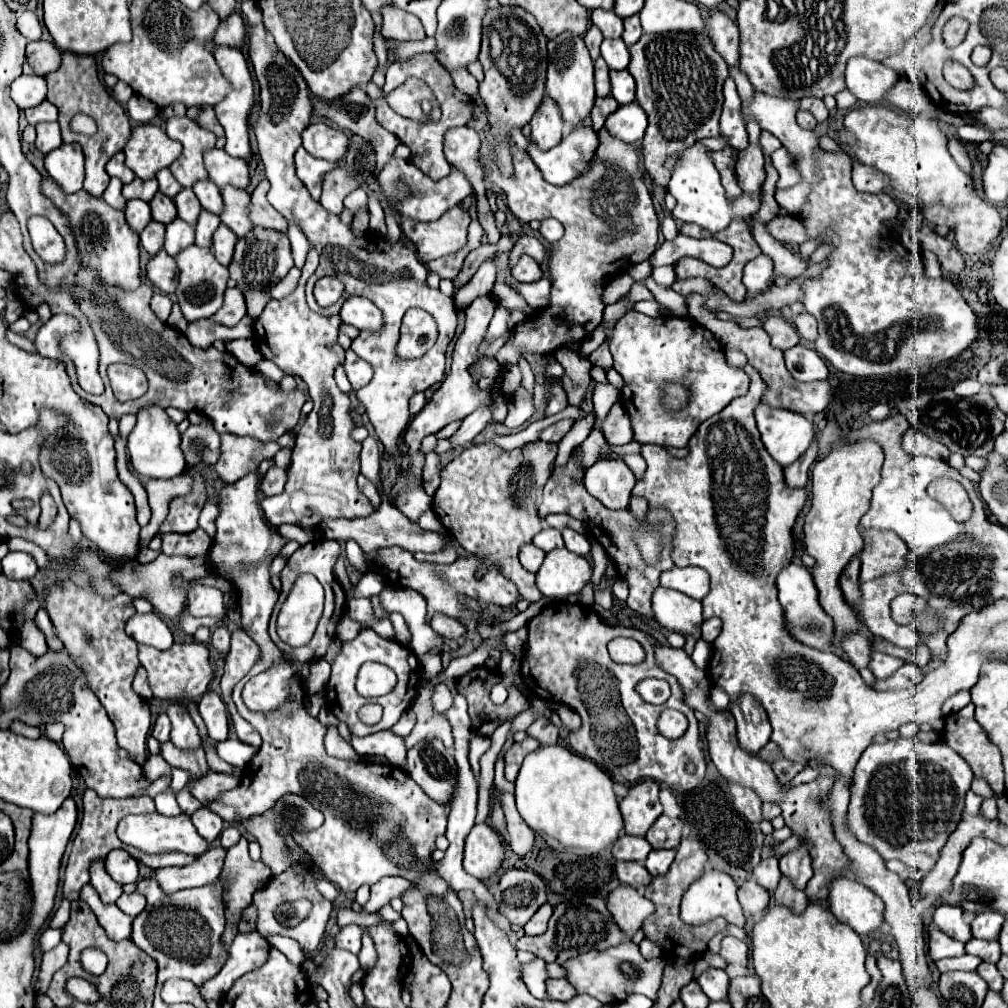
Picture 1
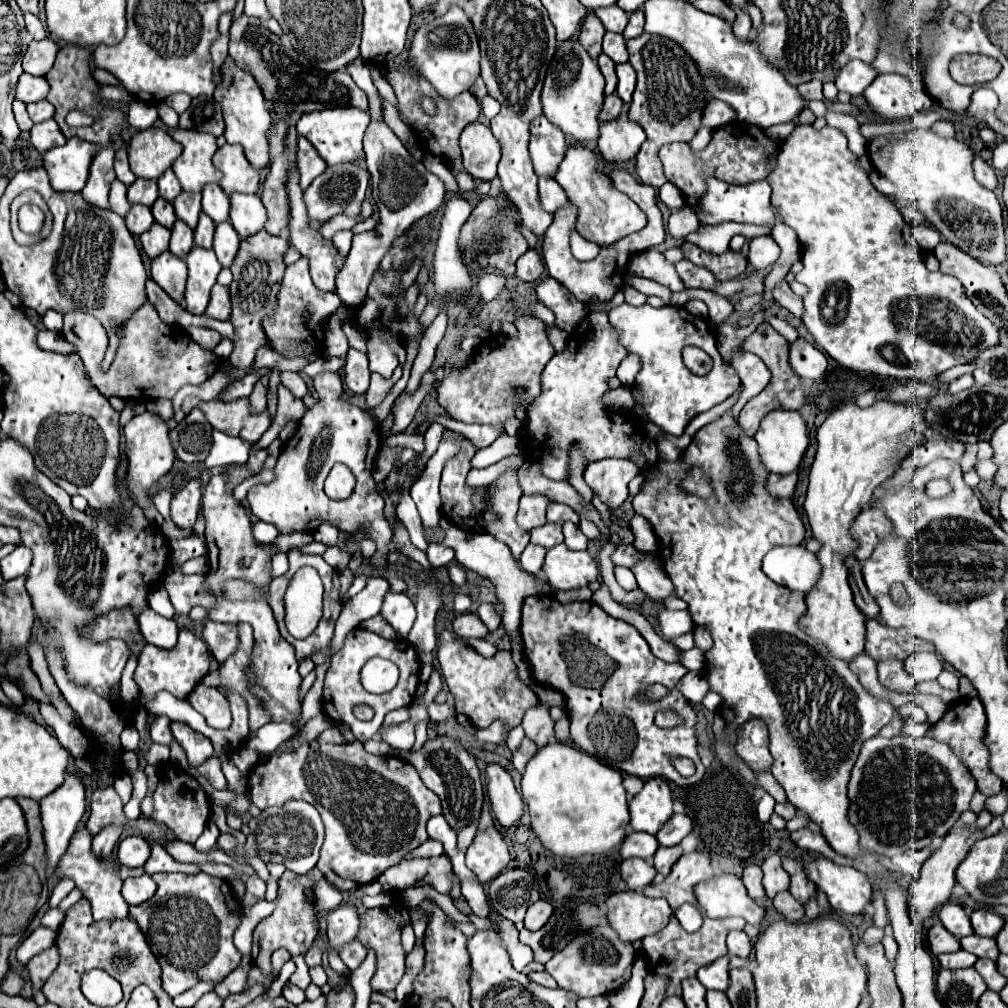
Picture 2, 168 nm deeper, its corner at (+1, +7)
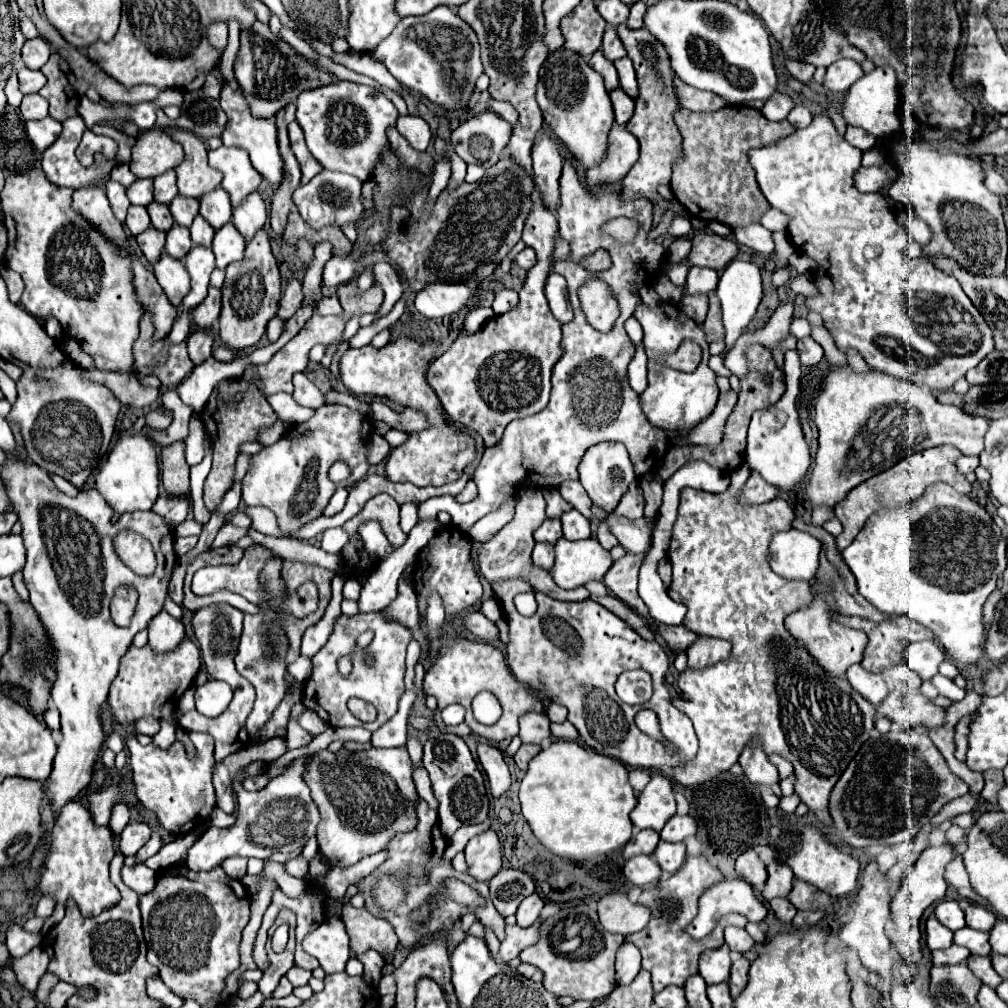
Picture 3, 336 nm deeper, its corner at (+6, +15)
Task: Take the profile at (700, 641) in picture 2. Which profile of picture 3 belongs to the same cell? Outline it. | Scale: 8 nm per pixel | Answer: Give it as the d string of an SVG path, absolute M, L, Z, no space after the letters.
M698 636L698 640L686 652L688 652L688 666L704 668L704 664L714 664L716 660L728 656L730 644L708 636Z

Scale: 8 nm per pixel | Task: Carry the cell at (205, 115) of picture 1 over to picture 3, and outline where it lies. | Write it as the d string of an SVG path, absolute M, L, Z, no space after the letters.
M202 90L186 92L180 108L182 114L174 120L176 128L190 130L200 138L222 136L222 130L226 126L226 114L216 98L206 96Z

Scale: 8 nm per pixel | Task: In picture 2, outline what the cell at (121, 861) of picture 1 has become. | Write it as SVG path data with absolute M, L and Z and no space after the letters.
M125 836L121 842L119 842L119 848L117 848L117 860L123 864L123 866L131 866L131 868L137 868L137 866L143 866L149 858L149 852L151 852L151 844L147 838L143 836Z

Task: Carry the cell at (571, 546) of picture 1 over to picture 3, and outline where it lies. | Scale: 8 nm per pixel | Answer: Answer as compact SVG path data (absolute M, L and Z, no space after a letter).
M570 510L564 516L560 516L560 520L562 520L562 528L564 528L564 538L568 538L568 540L590 538L590 522L580 512Z

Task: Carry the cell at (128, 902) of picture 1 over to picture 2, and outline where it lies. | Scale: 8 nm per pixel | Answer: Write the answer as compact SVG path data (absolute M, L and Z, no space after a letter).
M143 874L139 878L127 878L123 884L123 898L129 906L137 906L145 900L149 900L157 890L155 880L149 874Z

